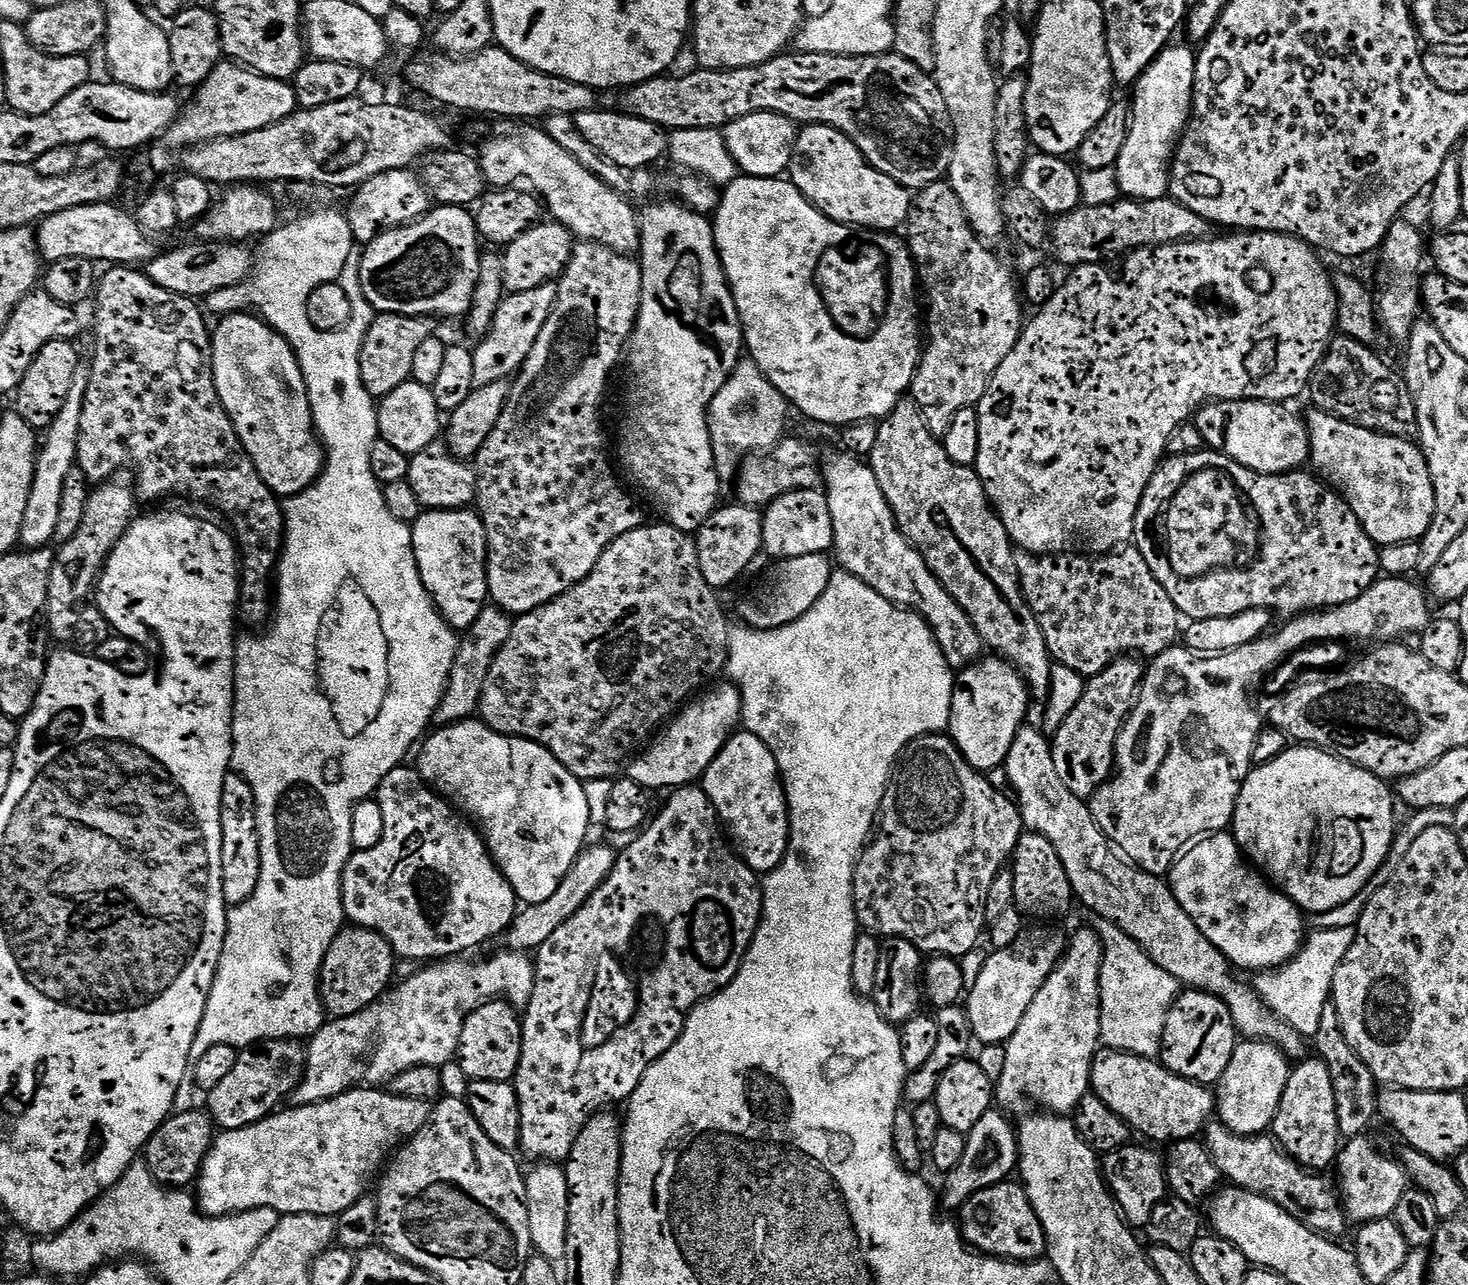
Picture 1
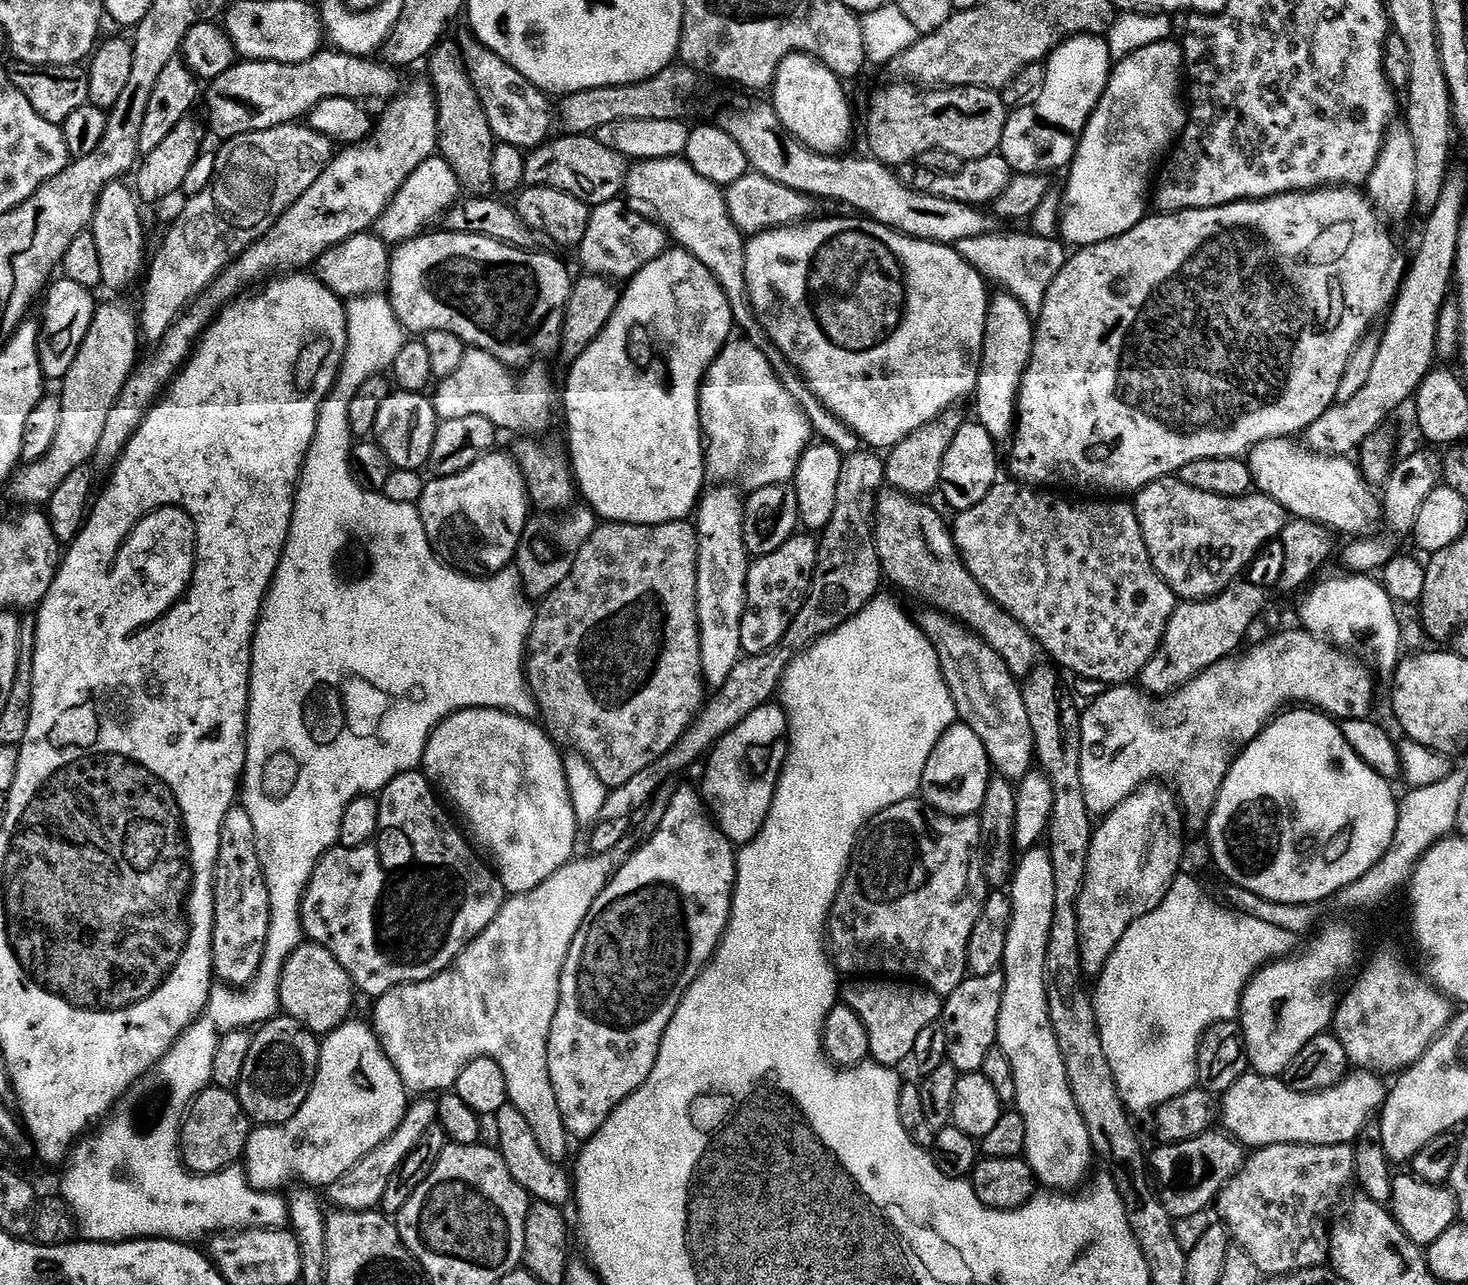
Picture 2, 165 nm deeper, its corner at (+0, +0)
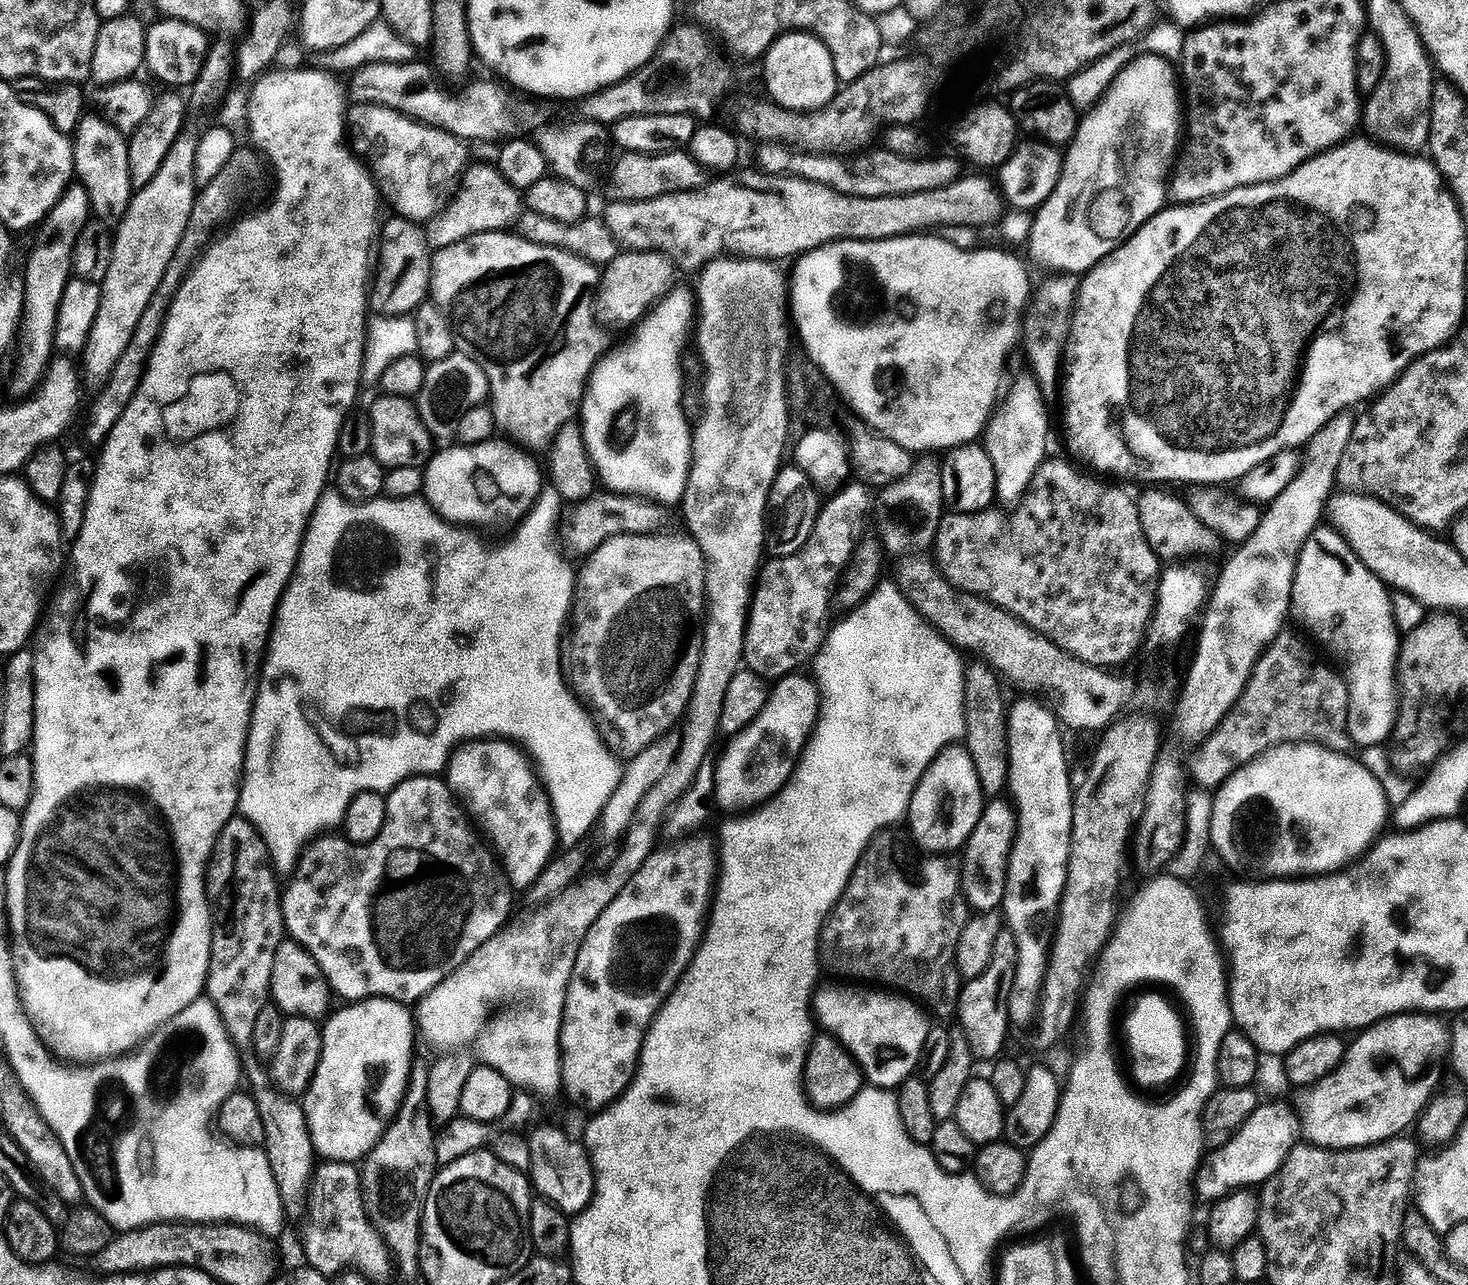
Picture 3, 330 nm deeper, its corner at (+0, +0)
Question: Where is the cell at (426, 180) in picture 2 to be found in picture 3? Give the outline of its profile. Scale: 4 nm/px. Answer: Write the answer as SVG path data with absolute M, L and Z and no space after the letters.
M474 166L468 170L454 201L449 203L440 216L427 225L426 231L429 243L437 249L442 249L483 232L502 232L511 229L520 220L521 215L521 193L514 186L510 186L510 182L506 182L499 167L476 168Z

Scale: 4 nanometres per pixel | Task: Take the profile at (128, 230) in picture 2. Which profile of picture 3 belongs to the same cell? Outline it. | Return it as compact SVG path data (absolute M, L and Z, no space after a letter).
M85 115L75 130L72 145L75 175L88 189L90 208L93 213L116 212L115 214L123 214L134 195L130 178L128 140L125 133L121 132L111 119L101 116Z

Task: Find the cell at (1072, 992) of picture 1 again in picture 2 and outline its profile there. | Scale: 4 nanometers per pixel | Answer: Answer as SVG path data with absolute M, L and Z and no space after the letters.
M1149 782L1140 788L1130 798L1126 798L1121 804L1117 806L1113 812L1107 813L1103 817L1104 820L1099 821L1098 827L1092 834L1092 845L1090 846L1090 854L1088 855L1088 865L1086 866L1086 878L1084 879L1084 885L1080 891L1080 897L1076 903L1076 917L1078 918L1078 938L1080 939L1081 951L1080 953L1080 965L1084 968L1084 975L1088 978L1099 977L1103 972L1108 956L1102 954L1097 960L1092 960L1092 956L1088 953L1088 948L1105 948L1105 950L1111 950L1118 946L1118 942L1122 942L1122 938L1126 934L1126 930L1134 922L1144 919L1145 916L1149 916L1154 910L1158 910L1158 906L1163 904L1166 894L1171 890L1172 885L1176 882L1176 877L1181 875L1182 868L1180 863L1184 860L1184 824L1186 825L1185 817L1182 815L1182 809L1178 803L1177 797L1172 796L1164 788L1159 788L1159 783Z

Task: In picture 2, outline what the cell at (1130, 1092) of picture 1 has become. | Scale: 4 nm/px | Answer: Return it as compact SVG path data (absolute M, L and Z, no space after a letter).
M1363 1070L1353 1071L1351 1074L1344 1077L1335 1088L1327 1088L1321 1092L1299 1092L1290 1087L1283 1079L1274 1076L1259 1076L1254 1071L1247 1071L1243 1076L1238 1078L1238 1082L1234 1082L1234 1086L1230 1086L1230 1090L1223 1093L1222 1100L1224 1100L1224 1125L1223 1131L1231 1136L1237 1144L1243 1146L1248 1150L1255 1150L1258 1148L1265 1148L1271 1144L1352 1144L1364 1131L1369 1122L1379 1113L1380 1109L1384 1107L1384 1099L1386 1097L1386 1084L1384 1084L1379 1075L1366 1072Z

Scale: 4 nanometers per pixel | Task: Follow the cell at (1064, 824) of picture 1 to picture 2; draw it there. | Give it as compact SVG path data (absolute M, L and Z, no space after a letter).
M931 611L919 617L918 623L936 648L944 681L954 698L957 717L982 738L988 759L1001 777L1011 782L1023 780L1033 771L1034 749L1030 718L1026 718L1026 702L1017 677L1008 669L1008 663L971 628L943 611Z

